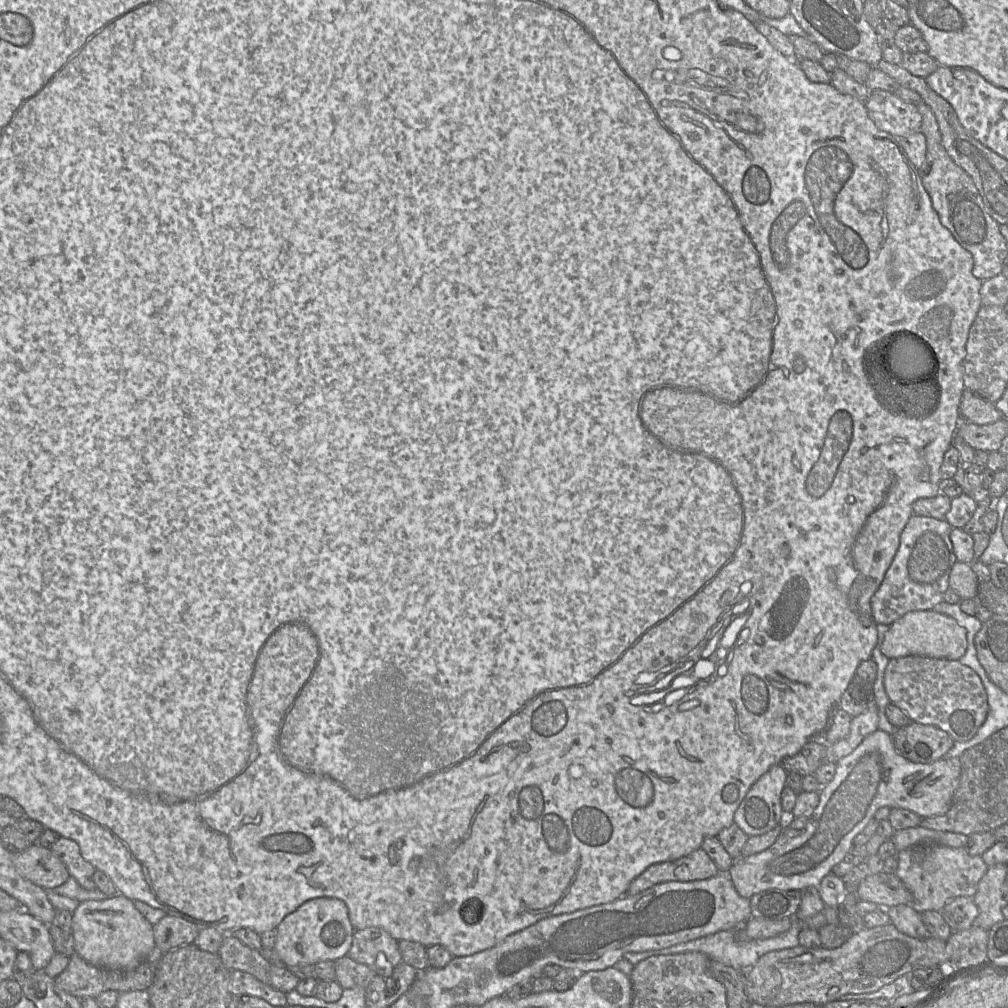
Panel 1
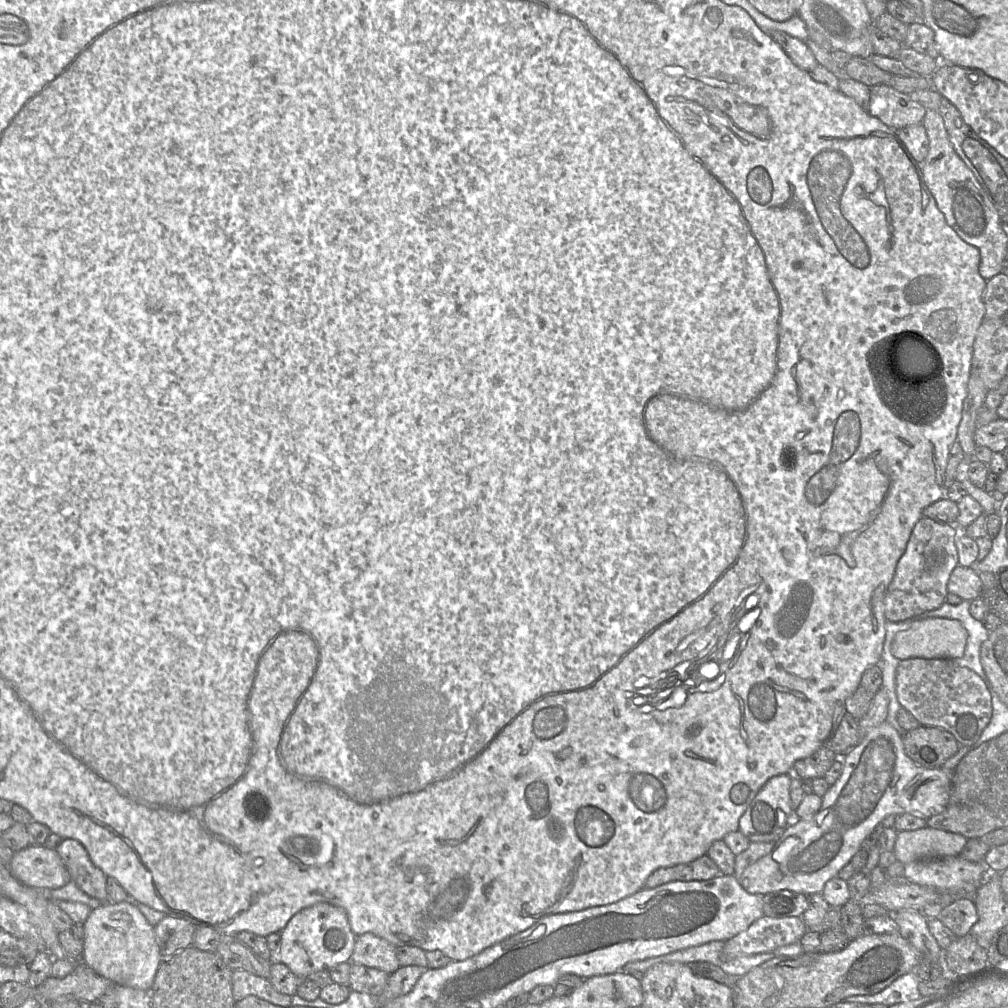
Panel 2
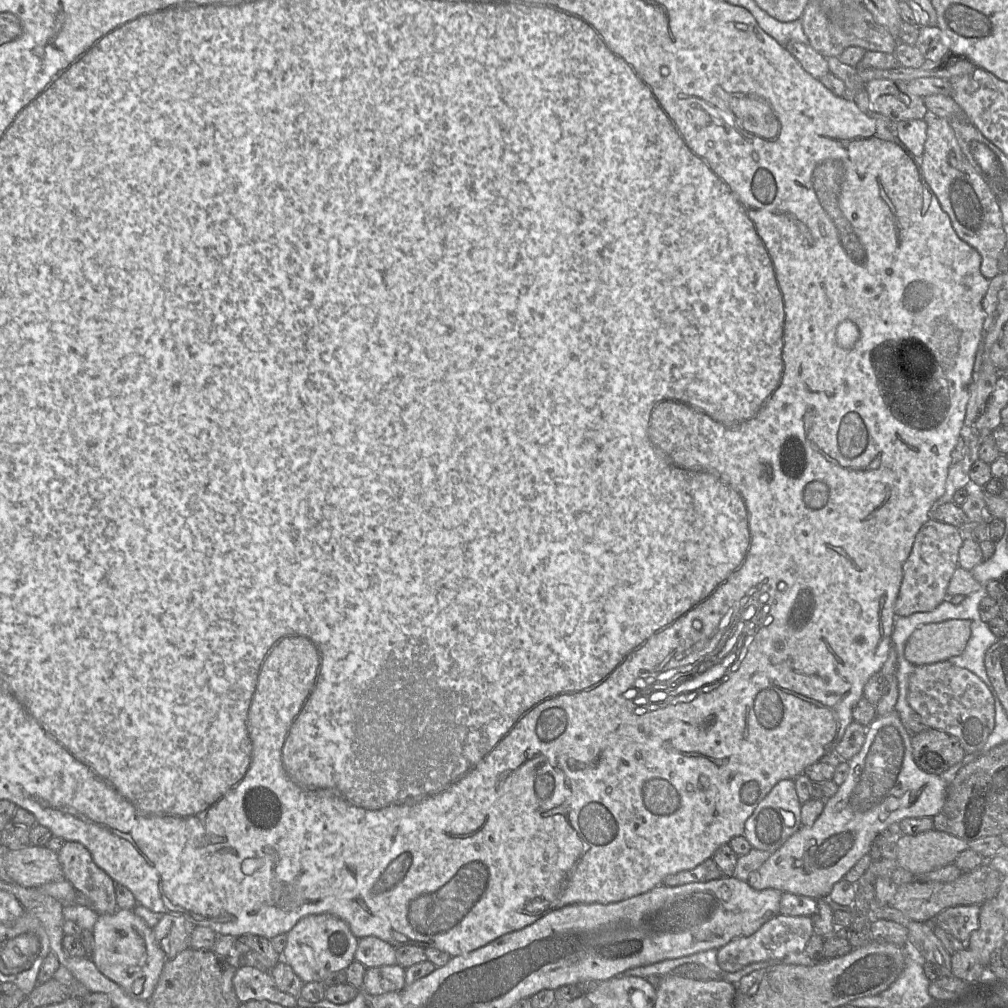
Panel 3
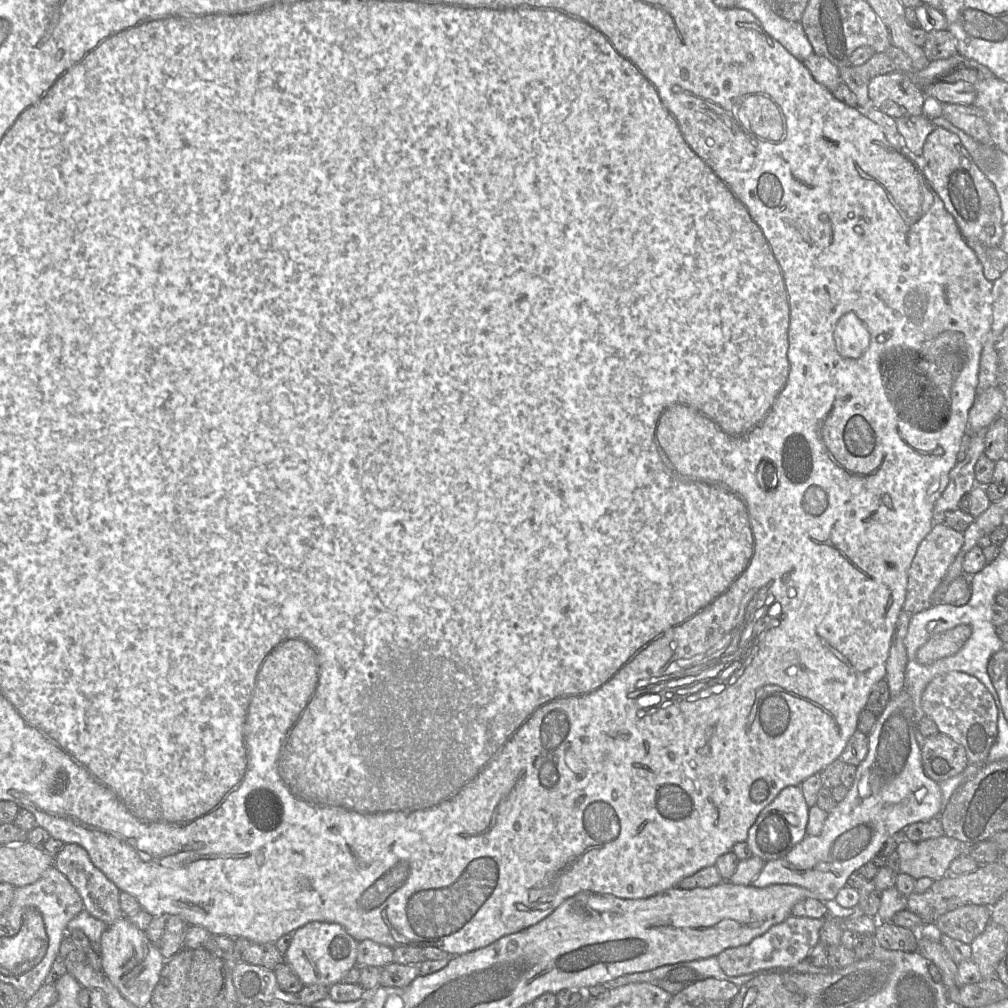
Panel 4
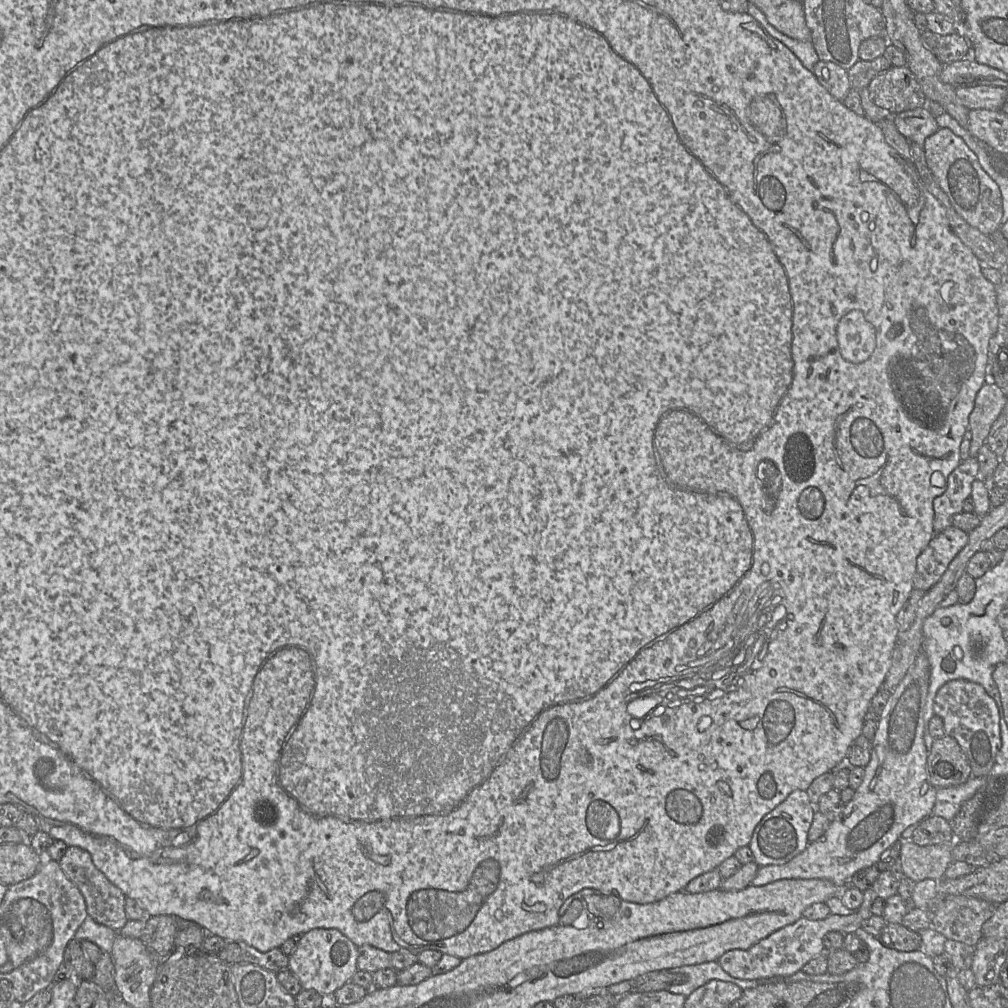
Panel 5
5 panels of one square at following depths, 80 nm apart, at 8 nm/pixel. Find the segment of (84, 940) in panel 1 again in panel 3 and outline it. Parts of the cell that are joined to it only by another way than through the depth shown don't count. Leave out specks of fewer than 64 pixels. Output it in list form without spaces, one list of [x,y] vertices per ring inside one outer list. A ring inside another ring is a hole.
[[[118,909],[112,914],[99,915],[93,930],[94,949],[90,958],[99,971],[136,1000],[149,1001],[158,983],[167,958],[159,947],[153,930],[133,910]]]

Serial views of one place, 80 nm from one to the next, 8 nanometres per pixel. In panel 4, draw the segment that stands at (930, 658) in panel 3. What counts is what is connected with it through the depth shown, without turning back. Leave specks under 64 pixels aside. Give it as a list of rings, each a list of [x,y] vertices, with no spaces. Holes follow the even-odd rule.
[[[960,624],[956,627],[933,635],[916,653],[920,664],[931,664],[939,659],[956,654],[971,635],[971,627]]]

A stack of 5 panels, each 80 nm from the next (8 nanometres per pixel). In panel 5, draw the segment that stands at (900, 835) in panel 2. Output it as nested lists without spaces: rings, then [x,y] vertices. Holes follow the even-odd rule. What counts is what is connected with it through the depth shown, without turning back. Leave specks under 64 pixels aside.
[[[904,841],[900,859],[905,876],[916,883],[925,879],[941,880],[953,862],[953,845],[954,843],[944,843],[919,846],[912,841]]]

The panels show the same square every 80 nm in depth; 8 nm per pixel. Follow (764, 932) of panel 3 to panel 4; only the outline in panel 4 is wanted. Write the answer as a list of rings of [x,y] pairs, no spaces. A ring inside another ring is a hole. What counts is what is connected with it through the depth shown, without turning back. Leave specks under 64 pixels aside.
[[[789,916],[750,943],[725,949],[716,957],[720,967],[728,976],[740,976],[772,968],[793,968],[804,961],[819,943],[819,932],[823,923],[824,918]]]

